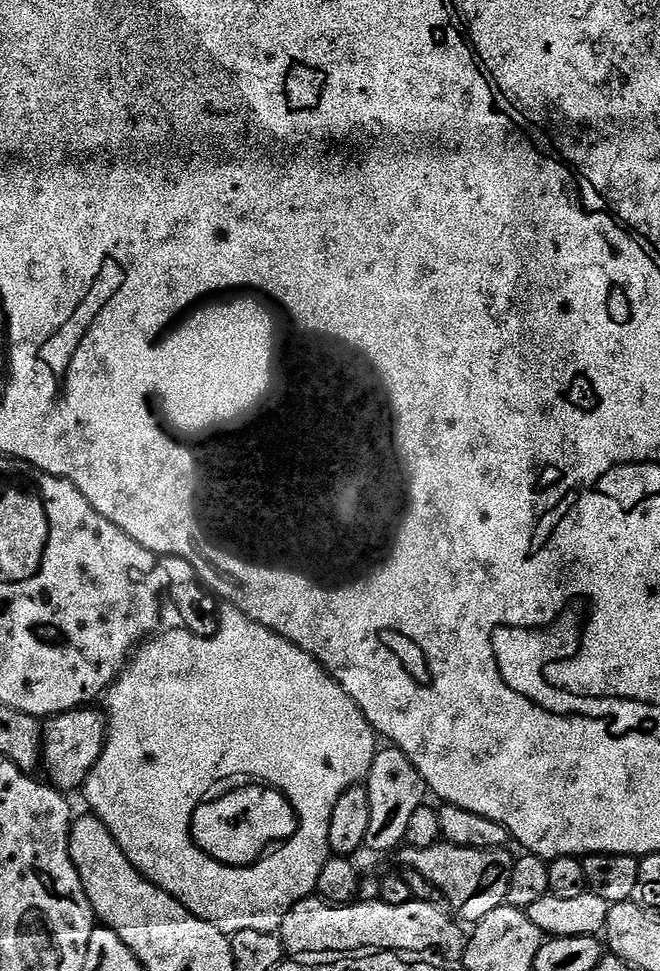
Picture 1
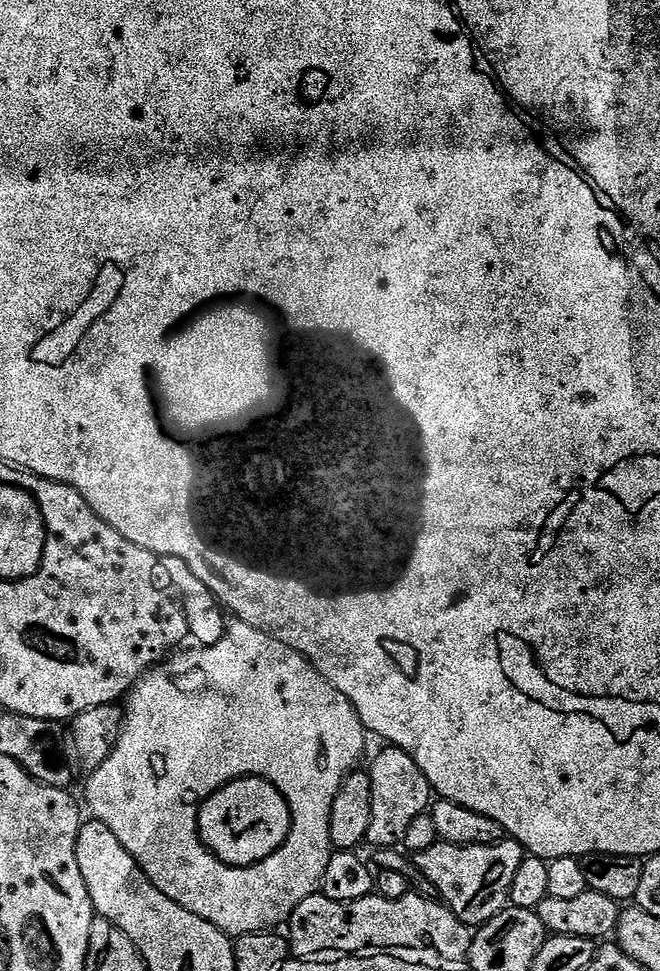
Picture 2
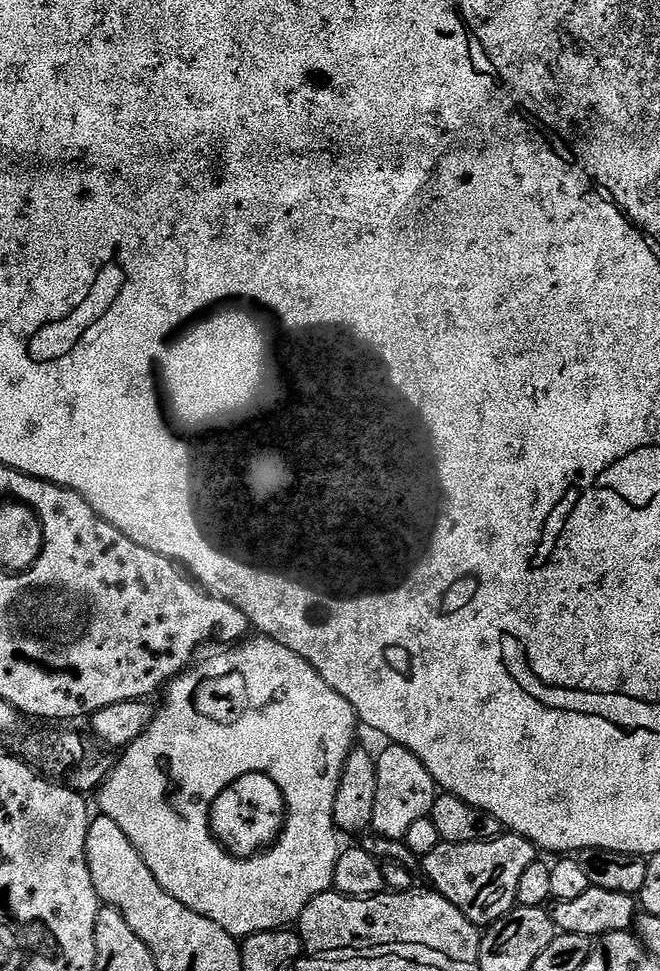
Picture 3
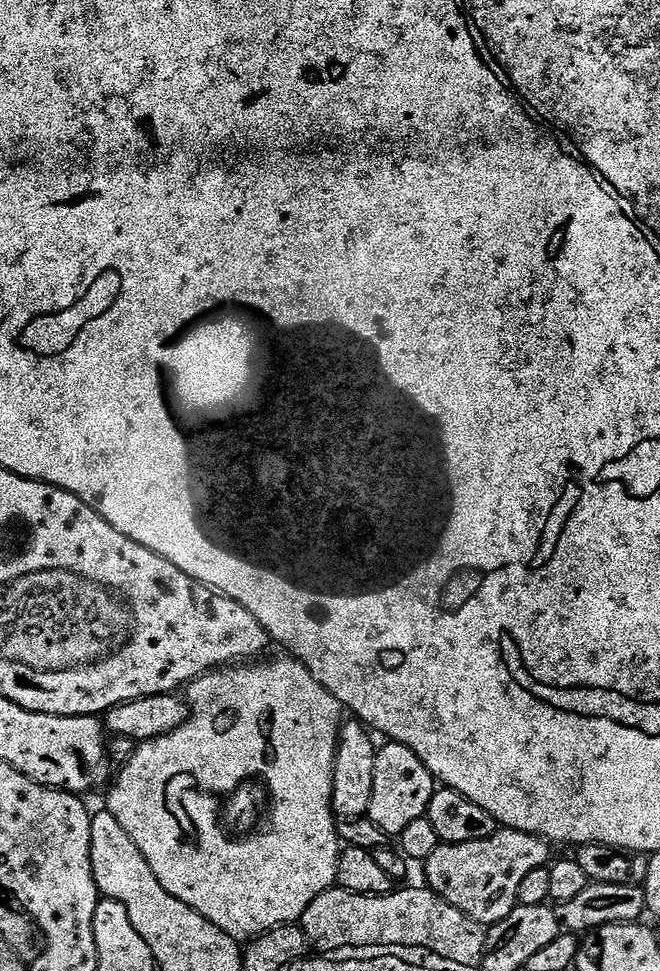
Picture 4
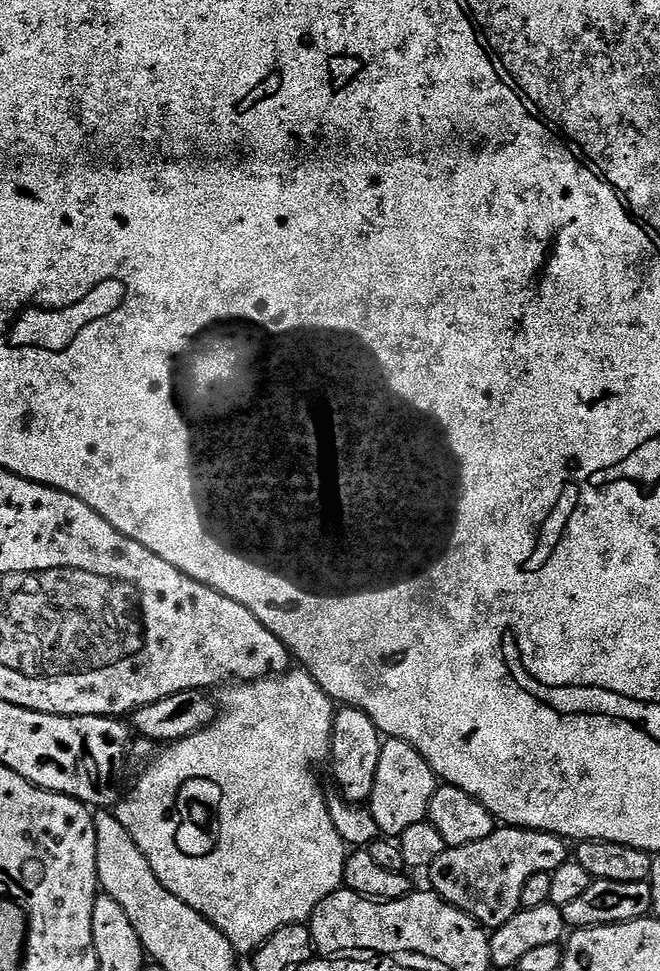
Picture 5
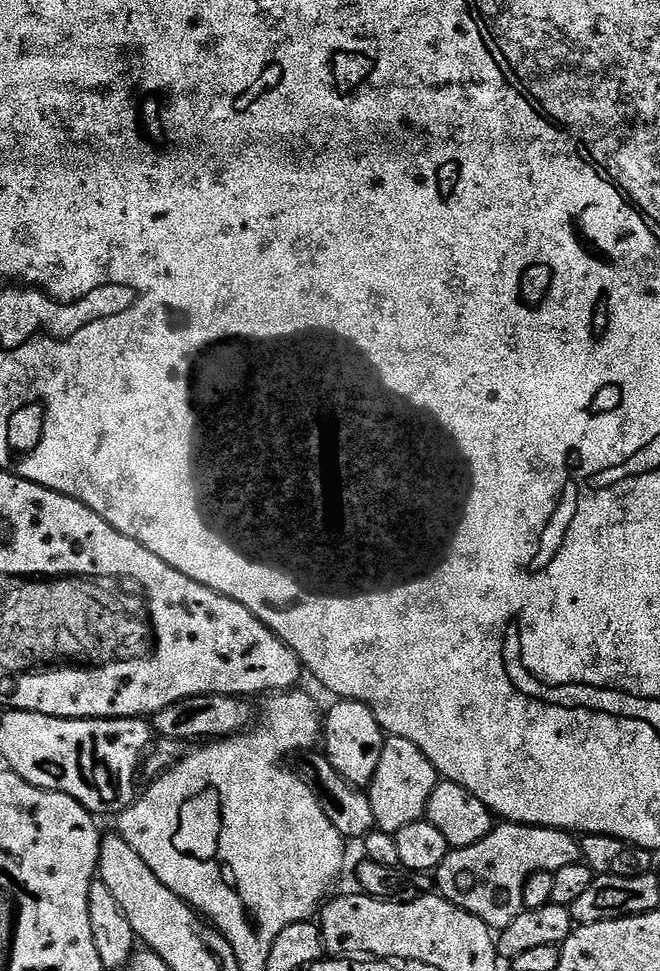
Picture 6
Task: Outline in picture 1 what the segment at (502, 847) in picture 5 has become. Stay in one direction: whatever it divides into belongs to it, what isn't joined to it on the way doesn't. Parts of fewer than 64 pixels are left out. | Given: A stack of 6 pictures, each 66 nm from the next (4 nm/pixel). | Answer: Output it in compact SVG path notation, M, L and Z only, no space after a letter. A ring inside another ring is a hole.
M441 842L429 848L405 847L399 856L402 865L422 874L441 891L443 903L465 925L475 926L490 910L505 907L514 856L504 848L463 848Z

